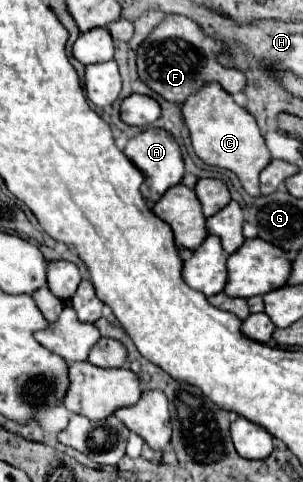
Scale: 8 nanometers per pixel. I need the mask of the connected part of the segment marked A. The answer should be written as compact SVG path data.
M148 128L148 130L142 130L138 136L130 138L126 148L124 148L124 154L144 174L146 180L142 184L142 196L150 202L160 200L162 194L168 188L180 184L180 180L184 176L184 160L182 160L182 154L180 154L180 146L174 140L174 136L166 130L162 130L162 128Z

